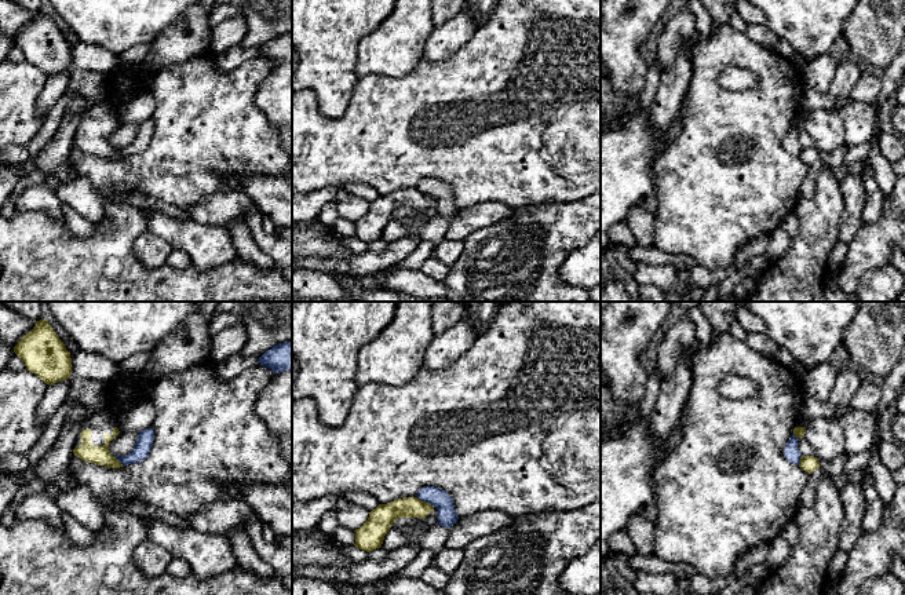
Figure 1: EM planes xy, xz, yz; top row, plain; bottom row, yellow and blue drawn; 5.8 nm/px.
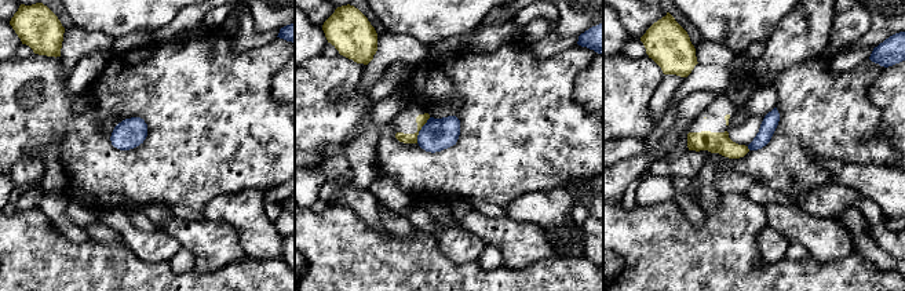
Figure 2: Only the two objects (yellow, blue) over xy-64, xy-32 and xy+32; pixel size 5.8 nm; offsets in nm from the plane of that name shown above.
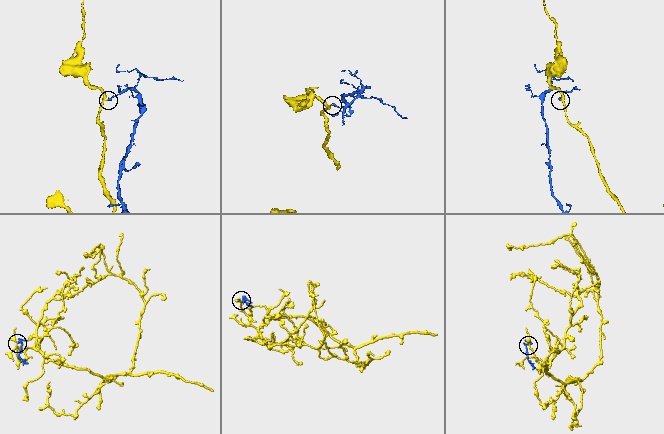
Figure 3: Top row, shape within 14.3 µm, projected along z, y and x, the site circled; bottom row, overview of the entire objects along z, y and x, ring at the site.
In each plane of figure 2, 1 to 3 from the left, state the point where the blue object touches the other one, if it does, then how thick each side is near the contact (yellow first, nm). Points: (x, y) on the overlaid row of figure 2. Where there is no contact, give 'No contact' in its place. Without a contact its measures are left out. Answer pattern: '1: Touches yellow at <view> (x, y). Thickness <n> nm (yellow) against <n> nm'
1: No contact
2: Touches yellow at xy-32 (420, 128). Thickness 60 nm (yellow) against 190 nm
3: Touches yellow at xy+32 (747, 148). Thickness 130 nm (yellow) against 90 nm

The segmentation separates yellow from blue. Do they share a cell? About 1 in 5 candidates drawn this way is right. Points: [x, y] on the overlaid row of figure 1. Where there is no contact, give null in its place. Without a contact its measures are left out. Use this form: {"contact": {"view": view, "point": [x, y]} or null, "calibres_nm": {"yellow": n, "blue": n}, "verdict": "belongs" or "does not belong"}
{"contact": {"view": "xz", "point": [424, 502]}, "calibres_nm": {"yellow": 130, "blue": 110}, "verdict": "does not belong"}

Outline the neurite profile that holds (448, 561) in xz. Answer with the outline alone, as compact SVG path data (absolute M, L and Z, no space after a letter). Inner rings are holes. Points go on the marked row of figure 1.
M445 547L437 556L434 556L431 566L446 574L452 574L460 566L463 558L463 550L450 550Z

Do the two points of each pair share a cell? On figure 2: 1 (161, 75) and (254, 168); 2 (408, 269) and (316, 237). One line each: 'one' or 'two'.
1: one
2: one

